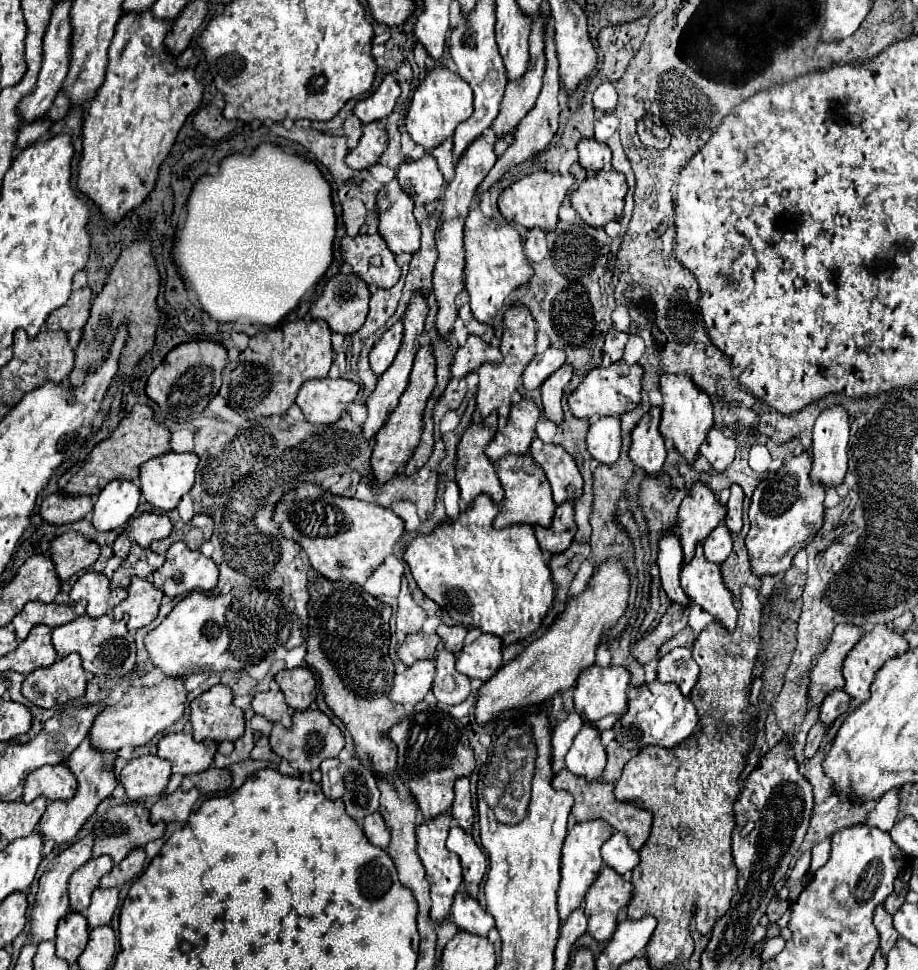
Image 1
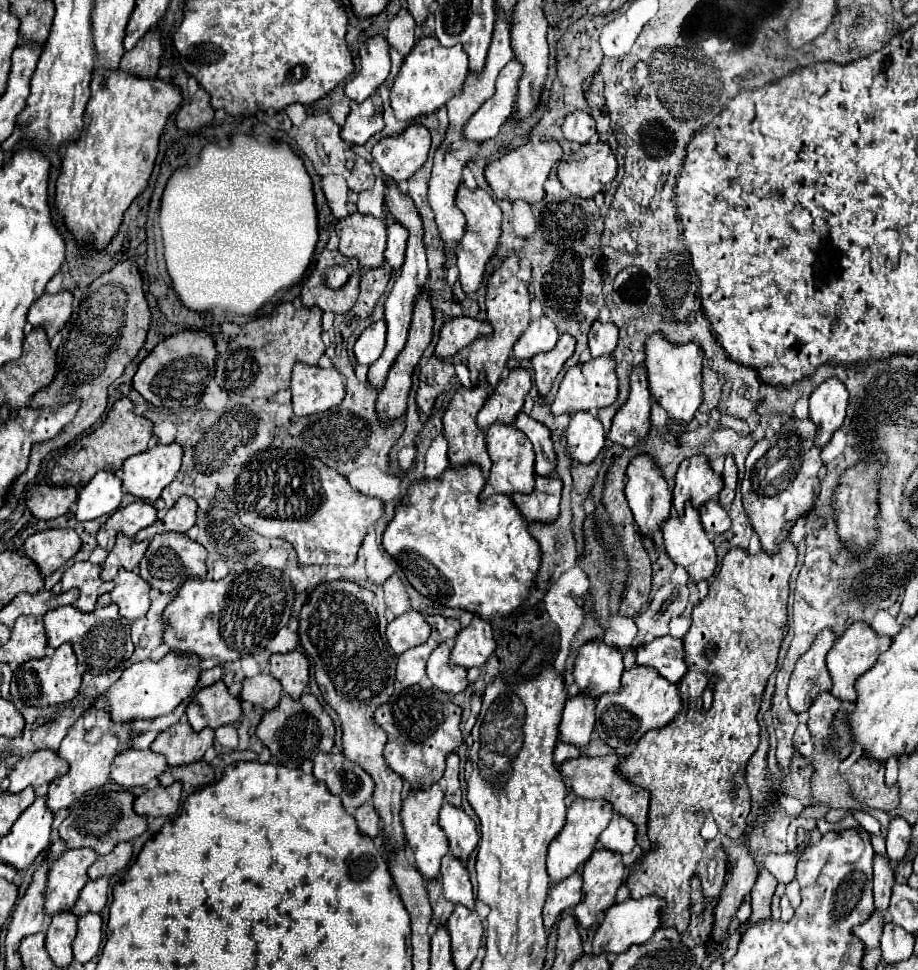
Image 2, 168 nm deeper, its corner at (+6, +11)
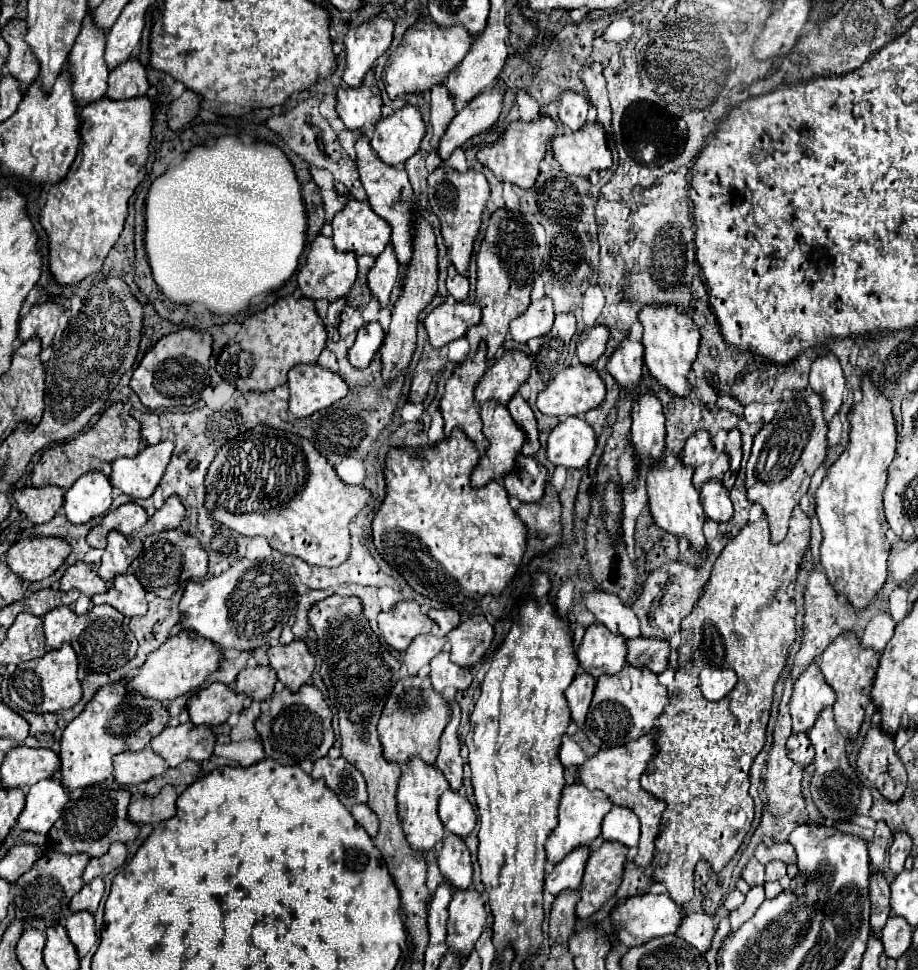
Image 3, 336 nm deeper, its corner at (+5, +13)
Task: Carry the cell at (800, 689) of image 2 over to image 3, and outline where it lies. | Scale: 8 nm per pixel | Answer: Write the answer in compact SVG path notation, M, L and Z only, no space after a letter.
M810 664L802 676L794 682L794 694L790 700L790 712L792 712L792 732L808 732L814 722L818 720L820 712L826 706L832 706L836 700L832 688L826 684L820 668L816 664Z

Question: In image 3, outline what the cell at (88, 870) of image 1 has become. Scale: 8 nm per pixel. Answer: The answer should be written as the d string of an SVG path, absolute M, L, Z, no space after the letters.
M44 850L44 854L34 862L34 868L26 872L16 884L20 886L20 896L14 896L16 906L16 918L24 924L30 924L32 928L46 932L52 924L64 924L66 918L72 914L68 904L72 896L84 886L82 872L88 864L90 856L86 854L62 854L54 850Z

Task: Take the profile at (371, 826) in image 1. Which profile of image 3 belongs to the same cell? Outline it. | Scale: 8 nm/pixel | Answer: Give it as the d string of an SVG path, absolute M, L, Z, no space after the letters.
M358 804L352 808L352 816L356 818L356 822L368 832L370 838L374 838L378 834L378 818L374 812L370 812L368 804Z

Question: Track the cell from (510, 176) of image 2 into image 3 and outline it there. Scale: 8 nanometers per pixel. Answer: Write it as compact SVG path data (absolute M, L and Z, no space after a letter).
M540 114L532 122L524 122L524 120L510 122L496 142L486 144L478 152L478 160L486 168L490 168L500 180L512 182L512 184L516 184L520 188L532 188L534 182L536 182L536 176L538 176L538 164L544 158L546 146L550 142L550 138L554 136L554 132L556 132L556 124L546 114Z

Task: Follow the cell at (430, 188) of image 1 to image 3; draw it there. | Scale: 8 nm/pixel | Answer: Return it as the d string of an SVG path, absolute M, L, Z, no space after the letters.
M412 104L392 112L374 126L374 136L370 140L372 150L380 156L380 160L392 166L402 164L406 158L416 154L420 140L426 134L422 114Z

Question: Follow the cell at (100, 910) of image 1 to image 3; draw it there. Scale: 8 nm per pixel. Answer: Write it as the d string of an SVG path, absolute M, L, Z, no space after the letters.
M94 878L90 884L86 884L72 900L70 900L70 910L72 912L90 912L94 914L100 900L102 900L102 894L104 894L104 882L102 878Z

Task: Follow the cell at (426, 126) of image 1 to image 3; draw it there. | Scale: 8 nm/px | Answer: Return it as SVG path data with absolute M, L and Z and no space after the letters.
M424 14L424 18L418 18L404 32L400 46L388 58L386 76L384 76L388 96L396 98L400 94L424 92L444 82L448 72L456 68L462 62L462 58L468 54L470 42L472 38L466 32L466 28L462 28L462 24L454 24L454 28L438 28L438 24L434 24L434 20L430 20L430 16Z

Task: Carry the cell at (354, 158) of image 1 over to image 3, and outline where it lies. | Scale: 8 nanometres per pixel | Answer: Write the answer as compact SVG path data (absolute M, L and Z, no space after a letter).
M368 72L360 88L338 88L336 112L350 130L372 126L380 120L382 98L374 80L374 72Z

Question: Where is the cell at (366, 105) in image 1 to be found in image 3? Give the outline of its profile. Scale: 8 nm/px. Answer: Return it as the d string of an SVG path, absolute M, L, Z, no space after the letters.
M378 14L376 18L350 28L344 36L344 52L346 52L346 68L342 80L358 88L362 84L364 74L376 64L378 56L382 56L392 42L394 22Z

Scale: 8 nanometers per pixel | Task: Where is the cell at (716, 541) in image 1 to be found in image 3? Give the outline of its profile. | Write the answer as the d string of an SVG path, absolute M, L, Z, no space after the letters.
M710 480L710 484L704 484L700 488L700 500L706 516L714 522L726 522L734 514L730 494L720 480Z

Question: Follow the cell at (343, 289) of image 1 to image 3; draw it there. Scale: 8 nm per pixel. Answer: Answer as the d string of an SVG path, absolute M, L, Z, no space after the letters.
M318 234L314 238L314 242L310 244L306 264L298 272L298 286L300 286L304 298L310 298L310 300L326 298L326 300L334 302L336 298L344 296L350 290L350 286L356 280L356 270L358 268L356 268L356 254L354 252L338 252L334 248L332 238Z

